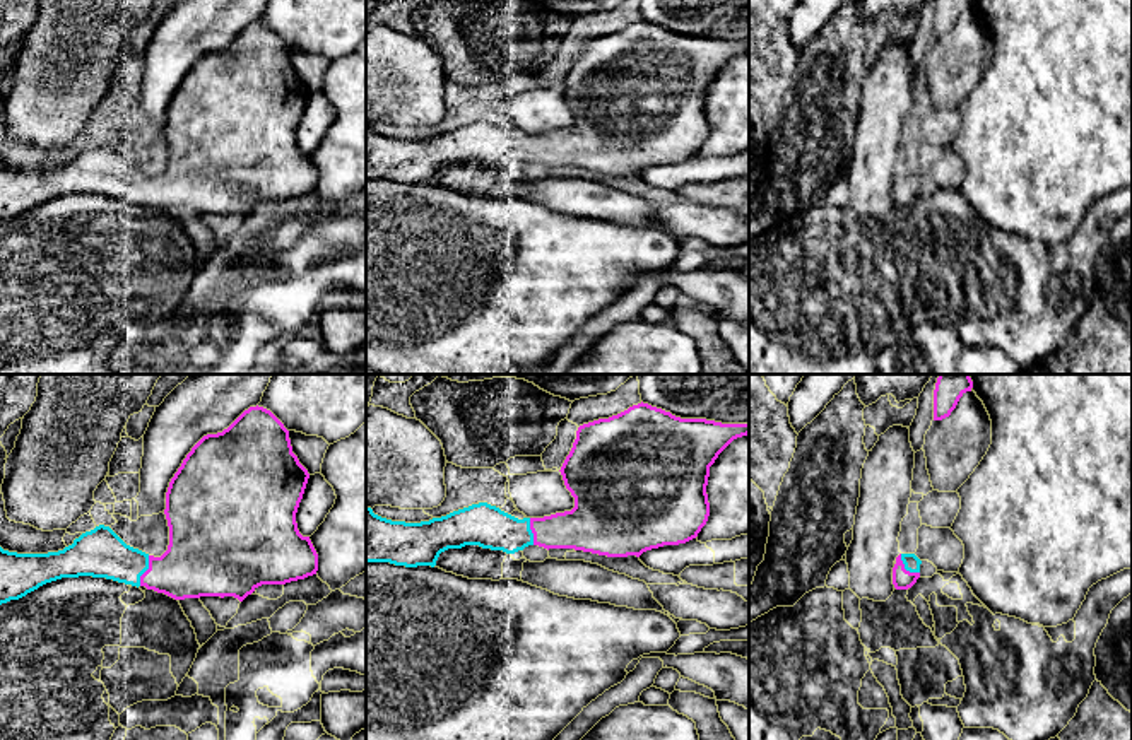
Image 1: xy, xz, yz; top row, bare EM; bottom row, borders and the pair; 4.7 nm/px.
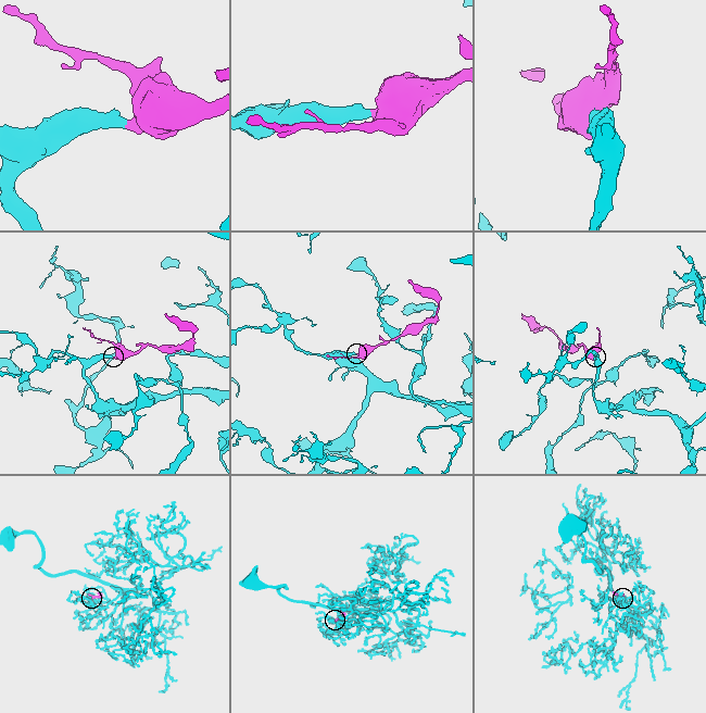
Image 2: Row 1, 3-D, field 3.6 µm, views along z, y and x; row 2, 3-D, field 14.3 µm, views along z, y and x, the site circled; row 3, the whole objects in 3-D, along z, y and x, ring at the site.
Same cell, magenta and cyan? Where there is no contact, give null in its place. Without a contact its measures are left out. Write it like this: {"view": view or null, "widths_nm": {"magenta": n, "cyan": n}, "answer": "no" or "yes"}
{"view": "xy", "widths_nm": {"magenta": 320, "cyan": 220}, "answer": "yes"}

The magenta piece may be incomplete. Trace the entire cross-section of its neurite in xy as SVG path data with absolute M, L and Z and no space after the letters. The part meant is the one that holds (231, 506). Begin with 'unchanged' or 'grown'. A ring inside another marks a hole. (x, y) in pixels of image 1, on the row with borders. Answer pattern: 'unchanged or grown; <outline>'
grown; M250 407L227 429L203 436L186 455L166 492L169 545L161 557L127 545L109 526L82 533L72 545L48 554L17 554L0 547L0 605L19 600L39 586L62 578L106 578L145 586L174 600L234 596L243 602L262 584L286 584L316 574L318 554L298 530L296 513L310 473L292 453L289 431L263 407Z

